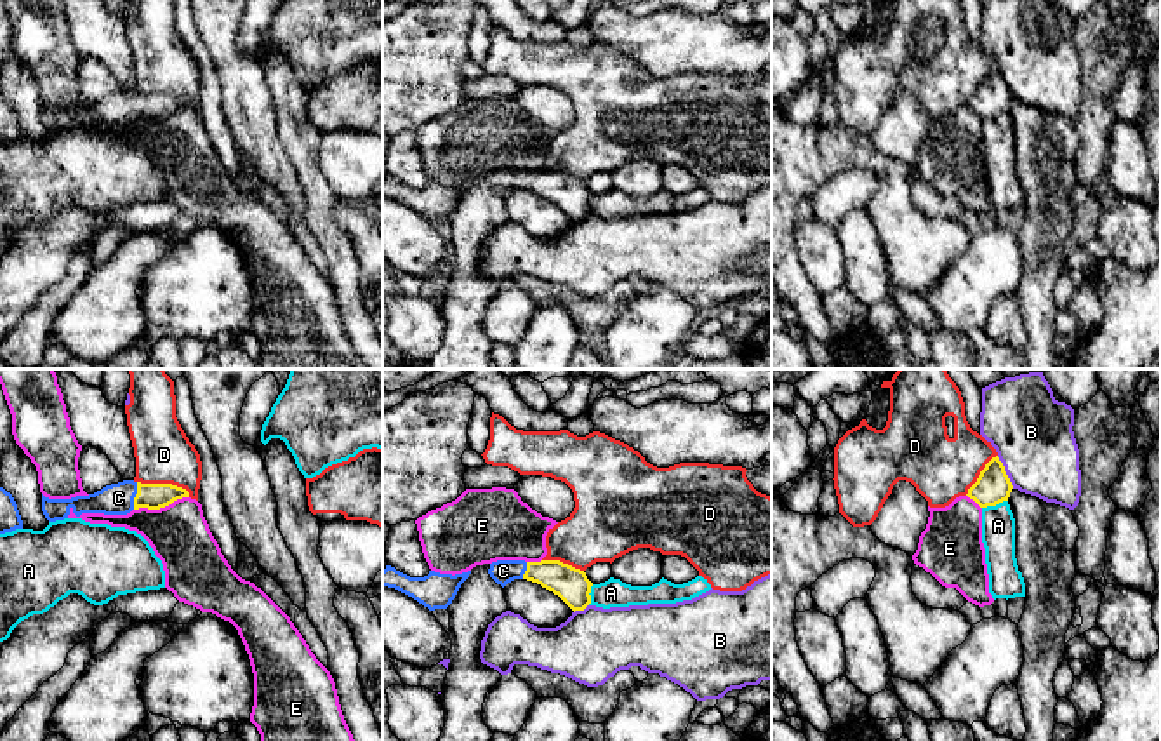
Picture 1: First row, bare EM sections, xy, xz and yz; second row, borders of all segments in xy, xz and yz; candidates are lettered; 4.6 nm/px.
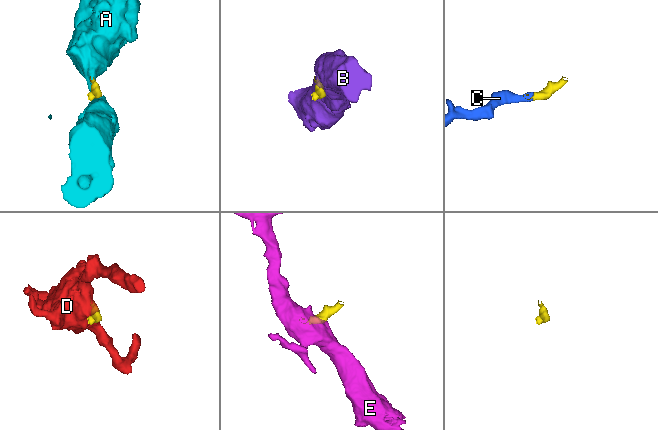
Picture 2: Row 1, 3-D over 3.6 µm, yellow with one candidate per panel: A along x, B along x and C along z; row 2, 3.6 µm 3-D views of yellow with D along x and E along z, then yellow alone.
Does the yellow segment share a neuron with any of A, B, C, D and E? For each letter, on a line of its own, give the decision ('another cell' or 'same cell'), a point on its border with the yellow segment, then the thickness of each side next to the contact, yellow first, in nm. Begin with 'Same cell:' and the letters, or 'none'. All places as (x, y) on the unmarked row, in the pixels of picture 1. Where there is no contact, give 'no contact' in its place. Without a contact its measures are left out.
Same cell: C
A: another cell; contact yz (995, 115); calibres 160 and 160 nm
B: another cell; contact yz (1005, 82); calibres 160 and 380 nm
C: same cell; contact xy (136, 106); calibres 130 and 140 nm
D: another cell; contact xy (165, 94); calibres 130 and 280 nm
E: another cell; contact xy (160, 117); calibres 130 and 280 nm

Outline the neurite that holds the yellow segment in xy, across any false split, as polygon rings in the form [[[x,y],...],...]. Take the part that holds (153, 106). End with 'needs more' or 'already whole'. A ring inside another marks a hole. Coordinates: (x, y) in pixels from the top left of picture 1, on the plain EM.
[[[123,90],[71,110],[49,110],[42,104],[42,122],[49,132],[64,130],[71,122],[76,127],[82,124],[127,125],[139,118],[160,120],[182,108],[189,108],[189,103],[172,94]]]; needs more

